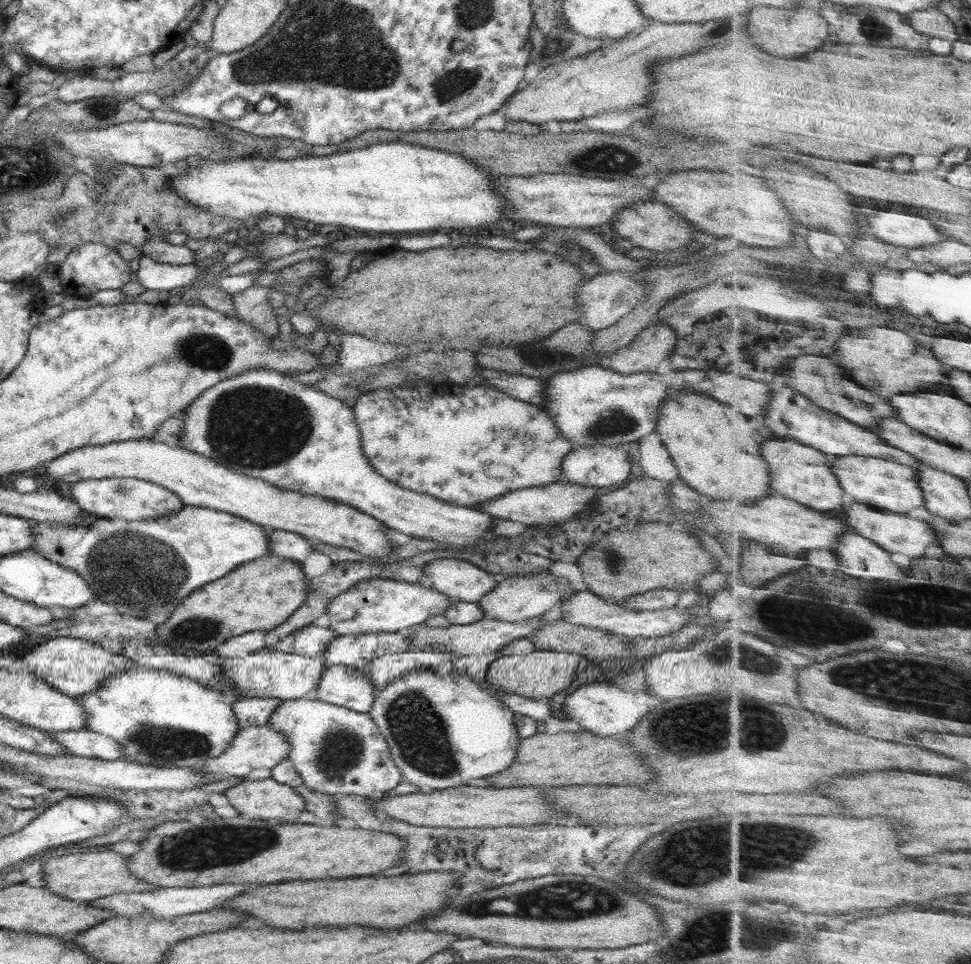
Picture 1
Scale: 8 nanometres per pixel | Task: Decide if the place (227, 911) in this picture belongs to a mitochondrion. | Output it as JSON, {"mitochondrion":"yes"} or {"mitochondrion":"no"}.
{"mitochondrion":"no"}

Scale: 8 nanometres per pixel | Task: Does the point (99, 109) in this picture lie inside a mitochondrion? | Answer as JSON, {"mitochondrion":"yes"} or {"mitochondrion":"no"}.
{"mitochondrion":"yes"}

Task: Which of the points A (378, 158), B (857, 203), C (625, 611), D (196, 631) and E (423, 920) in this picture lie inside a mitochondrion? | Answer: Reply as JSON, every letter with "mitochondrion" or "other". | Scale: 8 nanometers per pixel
{"A":"other","B":"other","C":"other","D":"mitochondrion","E":"other"}

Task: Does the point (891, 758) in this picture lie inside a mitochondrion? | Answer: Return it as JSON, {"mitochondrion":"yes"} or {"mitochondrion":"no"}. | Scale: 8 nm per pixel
{"mitochondrion":"no"}

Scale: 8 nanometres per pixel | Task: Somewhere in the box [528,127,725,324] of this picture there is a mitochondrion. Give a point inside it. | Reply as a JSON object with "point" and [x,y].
{"point":[602,159]}

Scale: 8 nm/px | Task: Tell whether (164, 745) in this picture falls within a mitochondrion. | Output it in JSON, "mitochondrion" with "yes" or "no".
{"mitochondrion":"yes"}

